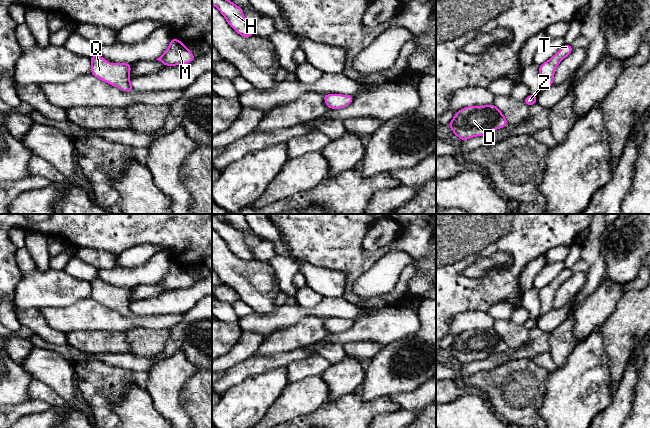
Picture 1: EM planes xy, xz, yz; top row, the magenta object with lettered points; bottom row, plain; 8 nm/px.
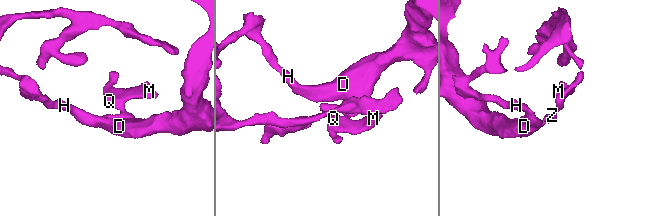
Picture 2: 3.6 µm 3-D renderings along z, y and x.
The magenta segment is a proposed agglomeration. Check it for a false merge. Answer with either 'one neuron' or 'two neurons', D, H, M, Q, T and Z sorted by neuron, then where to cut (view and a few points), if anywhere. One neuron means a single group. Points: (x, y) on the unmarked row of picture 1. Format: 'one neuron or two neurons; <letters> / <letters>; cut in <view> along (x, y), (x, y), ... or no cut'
one neuron; D H M Q T Z; no cut

